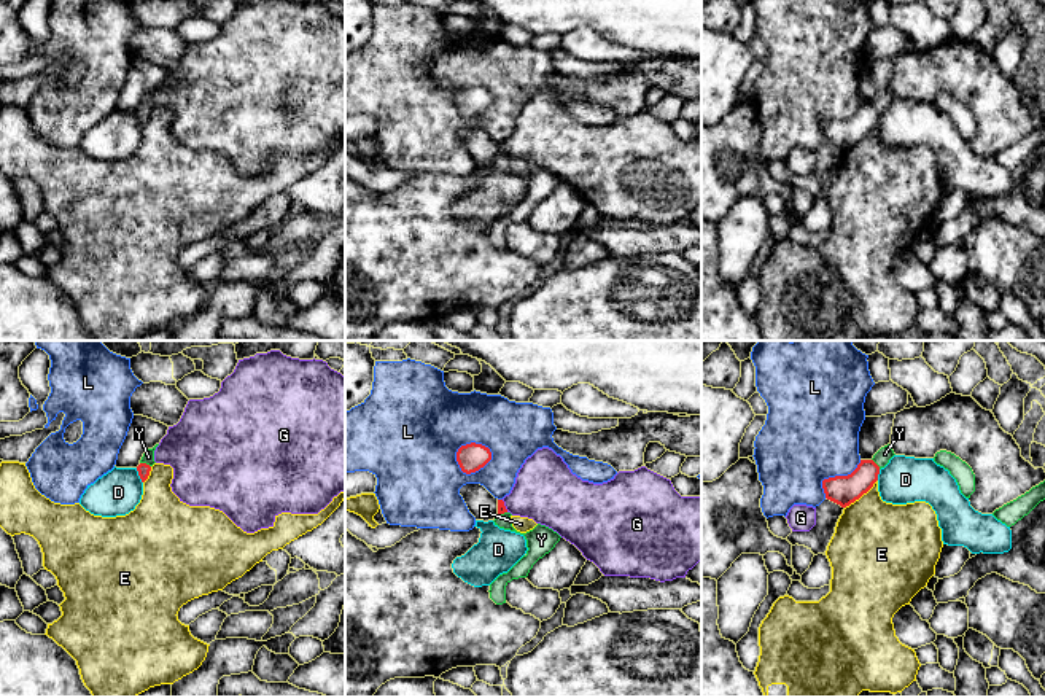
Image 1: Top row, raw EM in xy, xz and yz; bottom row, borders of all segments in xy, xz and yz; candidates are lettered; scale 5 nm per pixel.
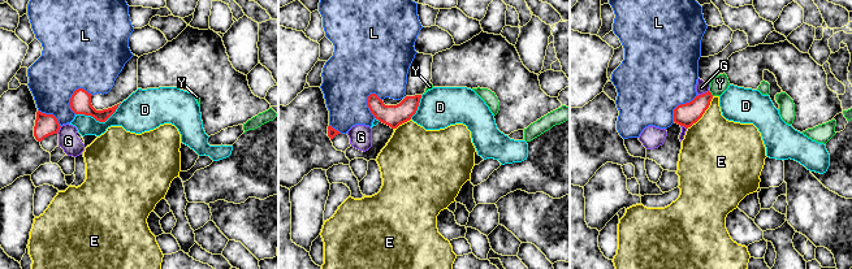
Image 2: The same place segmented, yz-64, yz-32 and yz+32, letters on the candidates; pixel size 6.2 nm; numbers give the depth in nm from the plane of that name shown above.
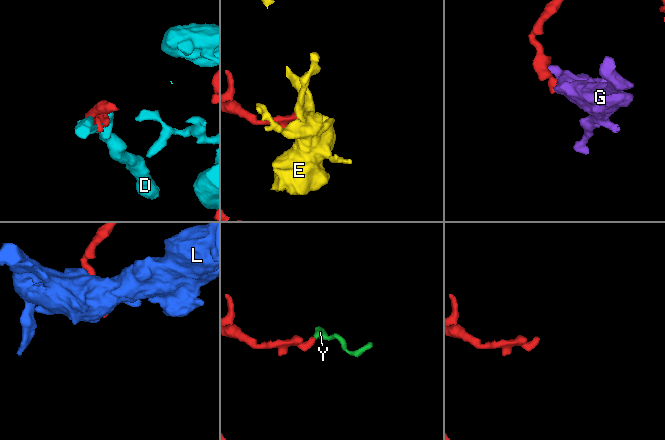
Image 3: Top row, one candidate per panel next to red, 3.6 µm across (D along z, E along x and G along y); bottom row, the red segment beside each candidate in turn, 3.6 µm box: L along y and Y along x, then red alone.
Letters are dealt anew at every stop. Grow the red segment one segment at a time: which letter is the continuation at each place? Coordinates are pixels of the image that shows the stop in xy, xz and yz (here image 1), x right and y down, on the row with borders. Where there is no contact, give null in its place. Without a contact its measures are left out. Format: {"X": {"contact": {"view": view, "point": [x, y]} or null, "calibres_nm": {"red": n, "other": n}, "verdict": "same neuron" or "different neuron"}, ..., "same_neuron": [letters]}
{"D": {"contact": {"view": "xy", "point": [139, 475]}, "calibres_nm": {"red": 70, "other": 220}, "verdict": "different neuron"}, "E": {"contact": {"view": "yz", "point": [861, 495]}, "calibres_nm": {"red": 150, "other": 420}, "verdict": "different neuron"}, "G": {"contact": {"view": "xz", "point": [505, 506]}, "calibres_nm": {"red": 50, "other": 320}, "verdict": "different neuron"}, "L": {"contact": {"view": "xz", "point": [471, 443]}, "calibres_nm": {"red": 140, "other": 420}, "verdict": "different neuron"}, "Y": {"contact": {"view": "xy", "point": [145, 463]}, "calibres_nm": {"red": 70, "other": 60}, "verdict": "same neuron"}, "same_neuron": ["Y"]}

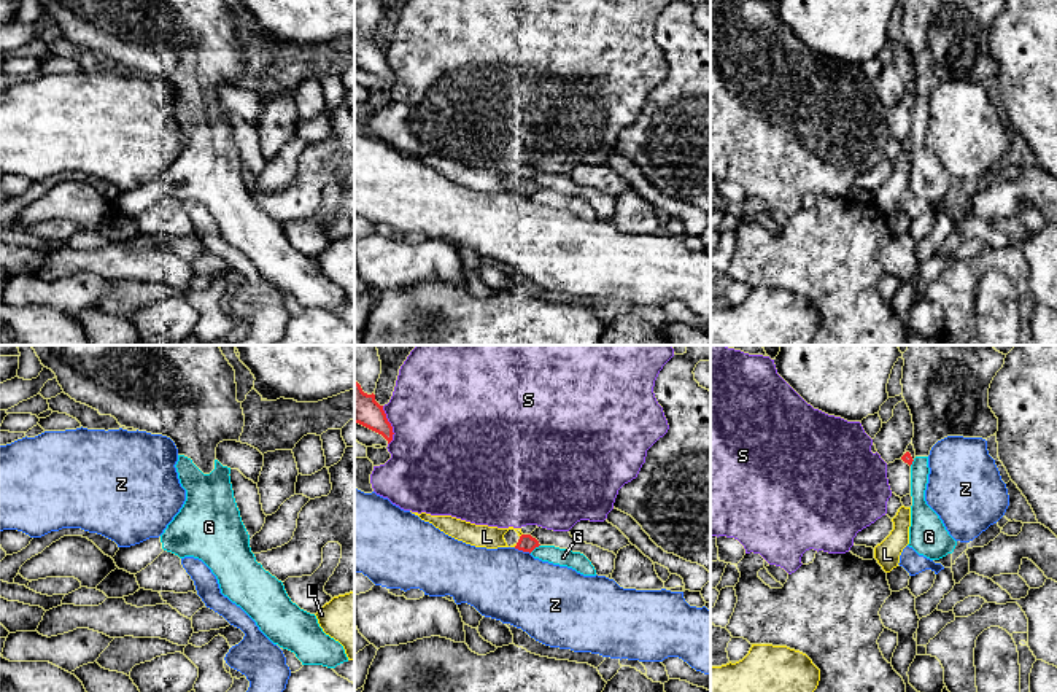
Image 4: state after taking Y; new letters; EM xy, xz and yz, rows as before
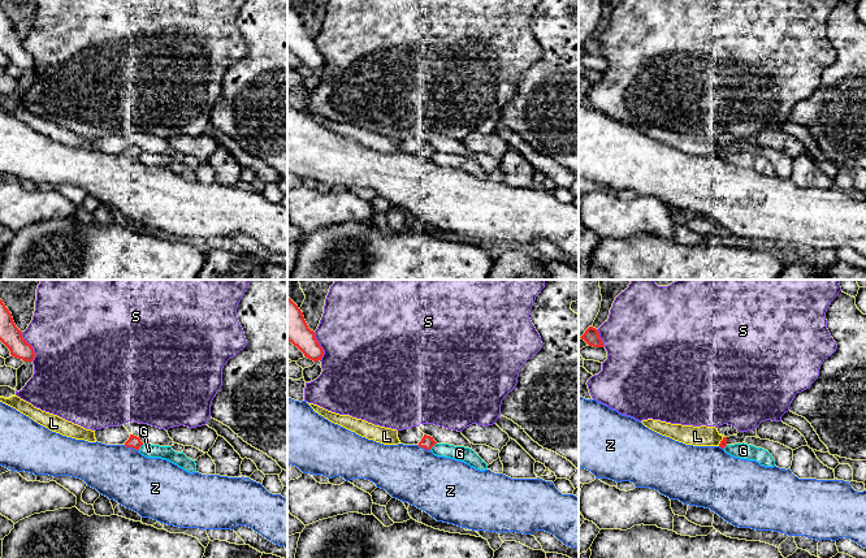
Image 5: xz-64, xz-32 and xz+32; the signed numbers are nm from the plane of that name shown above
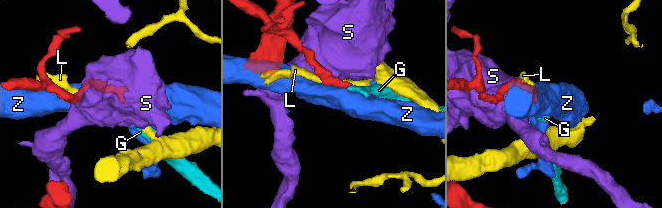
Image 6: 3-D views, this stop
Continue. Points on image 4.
{"G": {"contact": {"view": "xz", "point": [534, 548]}, "calibres_nm": {"red": 90, "other": 90}, "verdict": "different neuron"}, "L": {"contact": null, "verdict": "different neuron"}, "S": {"contact": {"view": "xz", "point": [390, 425]}, "calibres_nm": {"red": 170, "other": 480}, "verdict": "different neuron"}, "Z": {"contact": {"view": "xz", "point": [522, 549]}, "calibres_nm": {"red": 90, "other": 360}, "verdict": "different neuron"}, "same_neuron": []}

